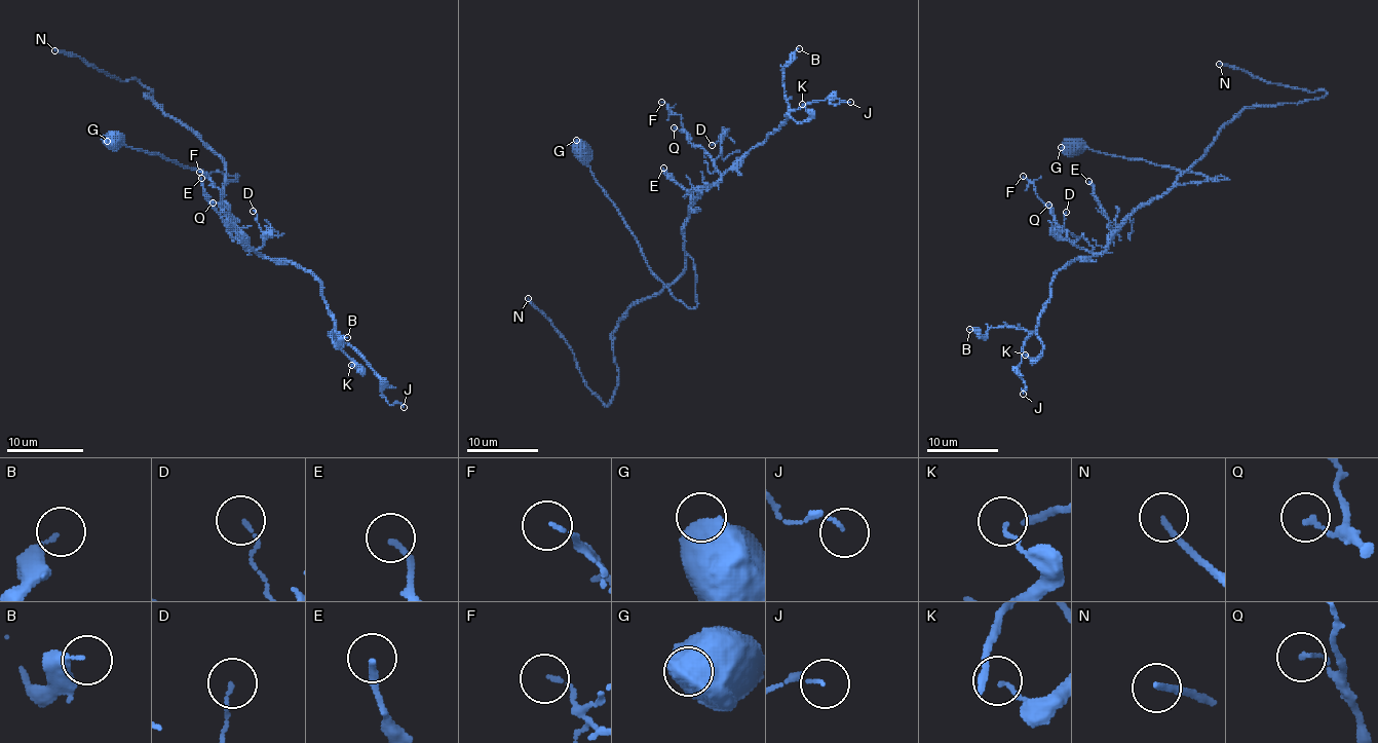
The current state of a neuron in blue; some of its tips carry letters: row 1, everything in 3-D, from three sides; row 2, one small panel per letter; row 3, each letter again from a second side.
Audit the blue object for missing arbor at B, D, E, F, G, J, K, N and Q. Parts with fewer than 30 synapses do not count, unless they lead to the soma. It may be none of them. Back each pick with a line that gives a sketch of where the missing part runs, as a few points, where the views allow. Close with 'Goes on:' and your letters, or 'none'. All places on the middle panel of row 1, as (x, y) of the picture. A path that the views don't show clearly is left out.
Goes on: N

